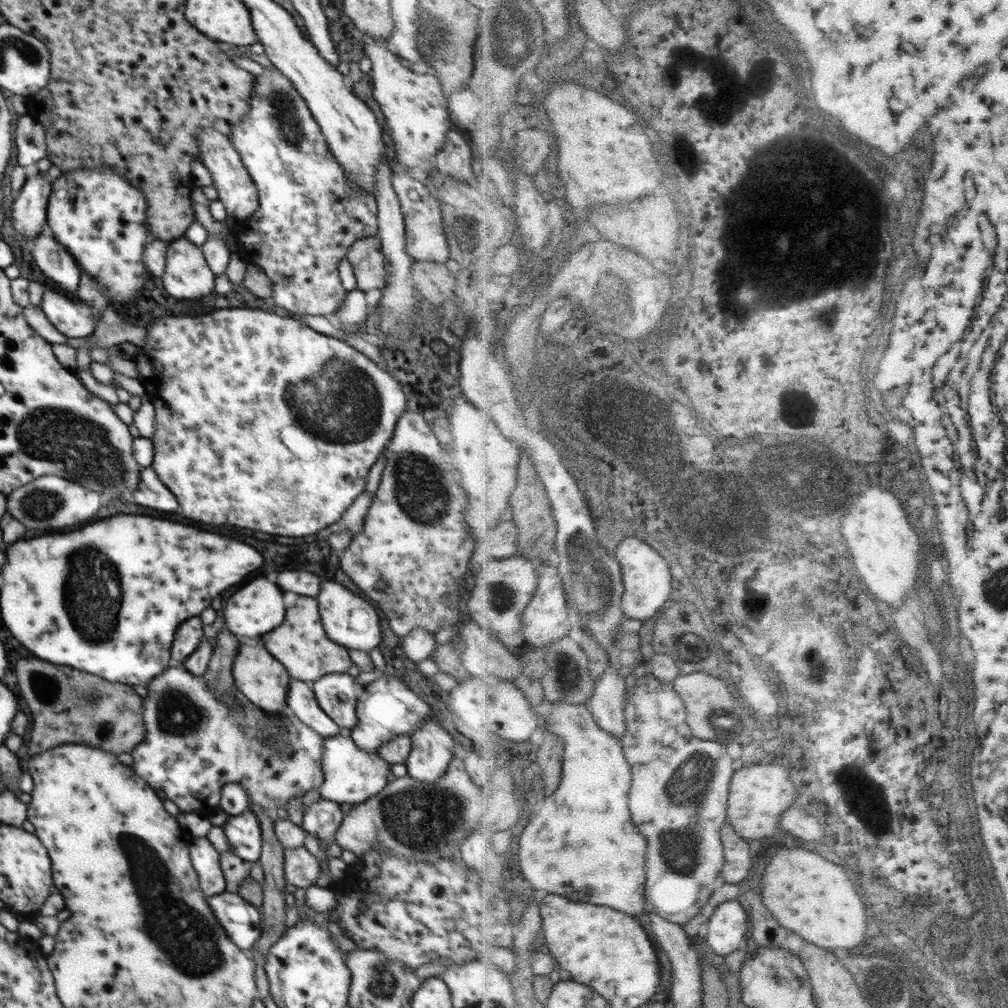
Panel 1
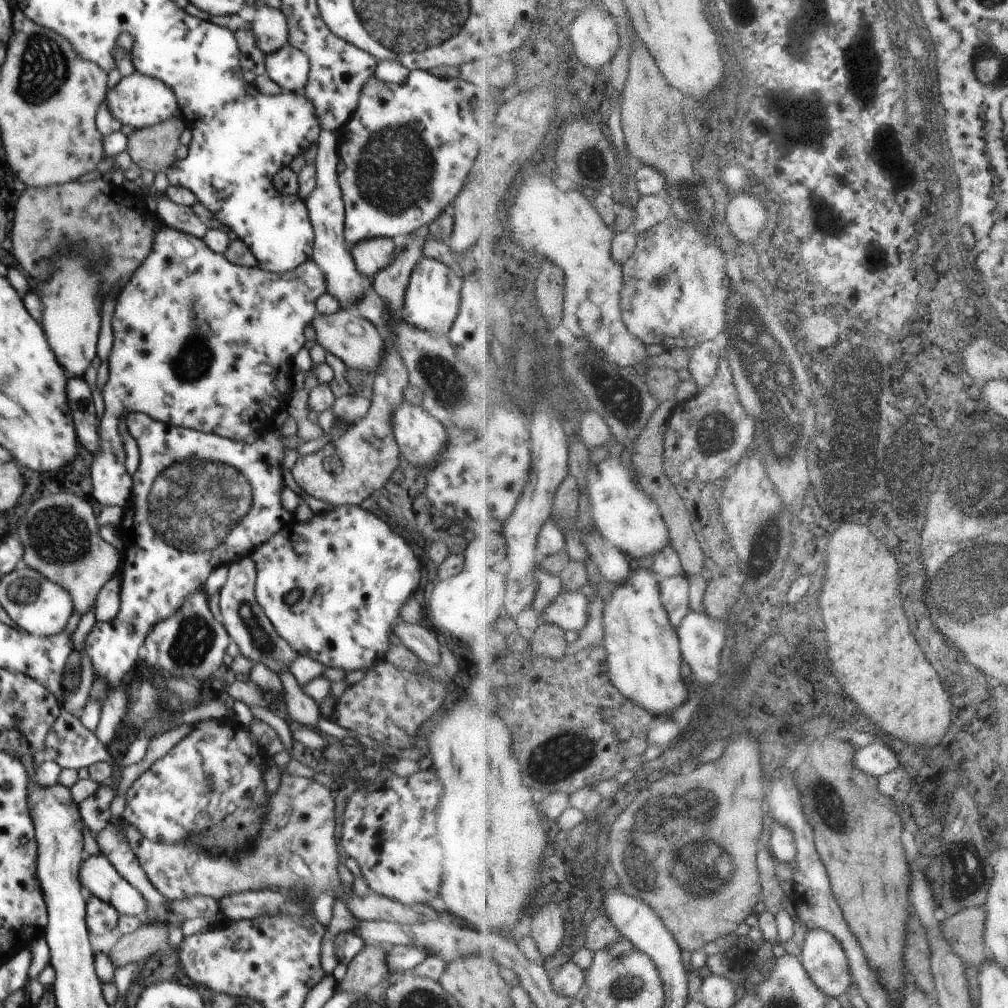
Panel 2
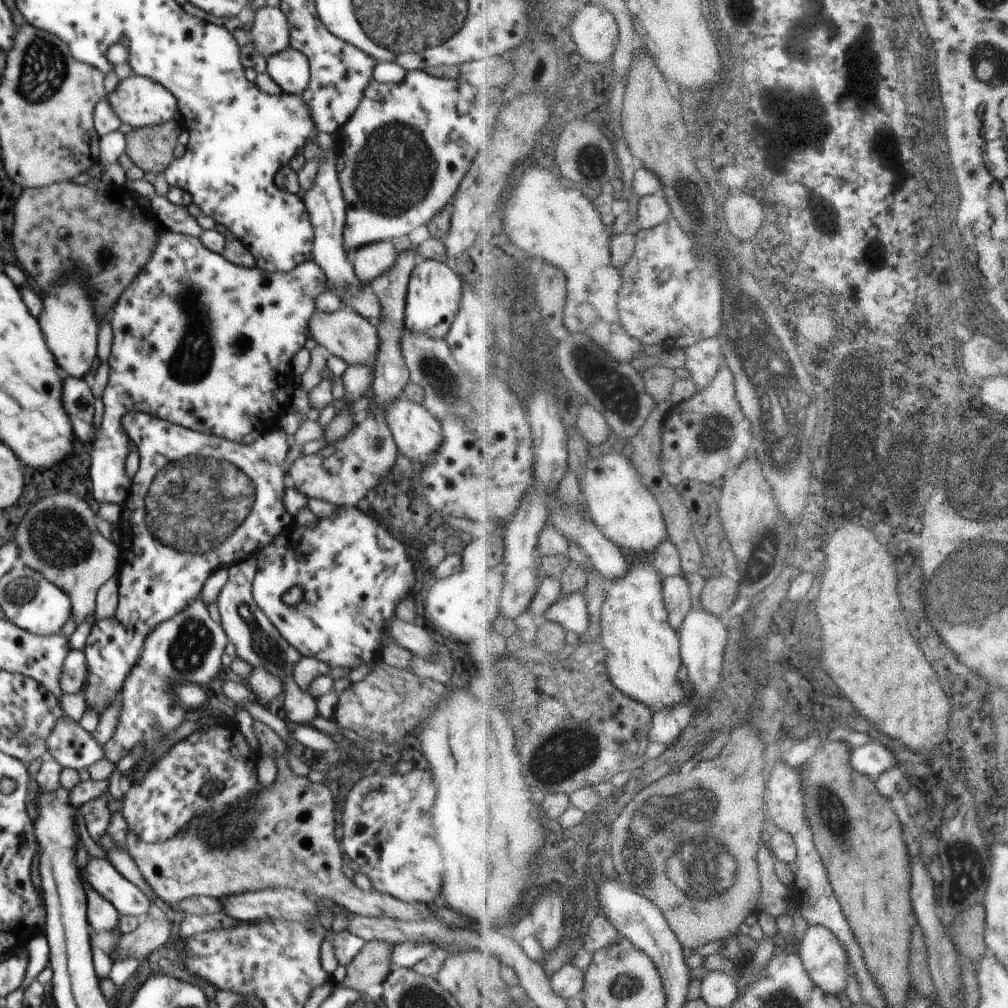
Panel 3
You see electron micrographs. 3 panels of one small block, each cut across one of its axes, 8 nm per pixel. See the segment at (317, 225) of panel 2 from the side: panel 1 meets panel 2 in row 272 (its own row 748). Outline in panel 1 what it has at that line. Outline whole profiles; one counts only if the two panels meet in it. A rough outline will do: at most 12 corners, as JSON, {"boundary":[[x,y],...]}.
{"boundary":[[349,736],[324,739],[321,797],[357,805],[391,779],[392,765]]}

